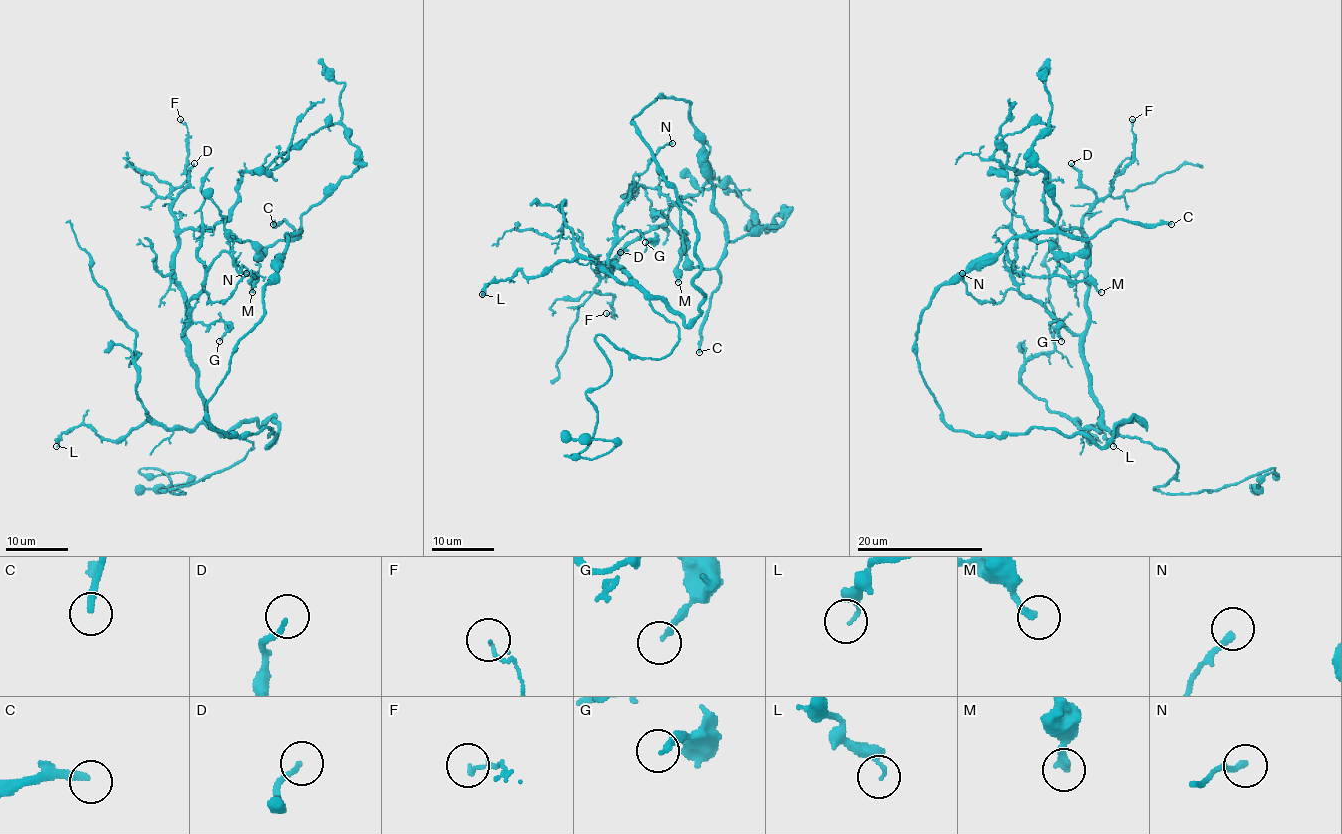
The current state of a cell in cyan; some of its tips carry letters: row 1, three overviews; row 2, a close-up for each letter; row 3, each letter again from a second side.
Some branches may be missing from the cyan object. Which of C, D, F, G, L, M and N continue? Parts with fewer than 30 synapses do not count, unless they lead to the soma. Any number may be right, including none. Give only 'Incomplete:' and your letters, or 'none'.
Incomplete: C

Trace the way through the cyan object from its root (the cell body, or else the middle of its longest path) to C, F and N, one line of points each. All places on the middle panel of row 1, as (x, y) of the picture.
C: (626, 197), (640, 186), (650, 208), (683, 238), (686, 258), (719, 274), (699, 352)
F: (626, 197), (631, 192), (615, 217), (612, 269), (600, 266), (595, 288), (614, 296), (614, 315), (606, 313)
N: (626, 197), (623, 197), (629, 192), (631, 195), (633, 178), (647, 169), (648, 161), (664, 145), (672, 143)

